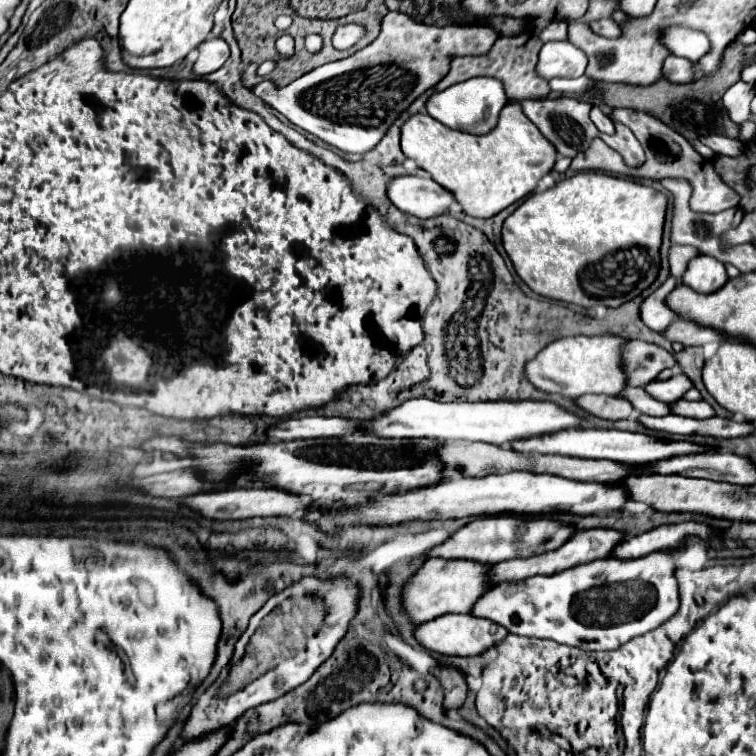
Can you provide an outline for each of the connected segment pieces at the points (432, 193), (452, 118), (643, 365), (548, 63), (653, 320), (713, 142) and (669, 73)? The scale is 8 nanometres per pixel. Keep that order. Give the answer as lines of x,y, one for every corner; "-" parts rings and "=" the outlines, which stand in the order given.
420,176
392,178
388,184
388,198
402,212
424,220
446,212
454,202
452,192
442,188
438,182
=
482,76
482,78
470,78
464,82
452,84
442,92
434,92
426,100
426,112
448,128
470,132
470,134
486,134
496,126
498,114
506,104
508,104
508,98
504,94
504,86
500,84
500,80
=
632,340
624,348
624,358
626,358
628,384
636,386
650,384
664,368
678,366
676,358
670,352
666,352
658,344
648,344
644,340
=
546,42
538,54
536,74
540,78
578,78
586,70
586,56
570,42
=
670,276
654,294
650,294
642,306
640,306
640,316
644,320
644,324
656,332
664,332
664,328
668,328
668,324
672,324
678,316
664,304
664,296
668,296
668,292
672,292
672,288
680,284
678,278
=
700,136
698,140
702,144
706,144
708,148
712,148
716,154
740,156
740,152
742,152
742,142
732,140
732,138
726,138
726,136
720,136
720,138
704,138
704,136
=
668,56
664,62
664,78
676,84
690,84
696,80
696,72
690,60
684,60
682,56

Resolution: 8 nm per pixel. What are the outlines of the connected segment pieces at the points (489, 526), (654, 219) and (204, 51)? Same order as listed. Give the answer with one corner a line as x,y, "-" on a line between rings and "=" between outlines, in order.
484,516
476,518
458,532
454,532
446,542
436,546
430,556
442,556
442,558
464,558
474,562
488,562
498,564
504,560
514,558
530,558
536,554
544,554
550,550
560,548
570,536
576,532
572,524
554,520
554,518
518,518
518,516
=
578,172
572,178
560,180
554,188
548,188
540,194
530,196
528,200
524,200
514,214
510,214
502,226
502,242
504,242
504,250
510,256
518,276
540,296
546,296
550,300
560,300
560,302
568,302
568,304
576,304
576,306
596,306
596,304
604,304
608,308
616,308
620,304
626,304
628,300
636,298
638,294
642,294
648,286
652,286
652,282
658,278
660,272
660,246
662,246
662,232
664,232
664,220
666,220
666,208
668,208
668,198
664,194
660,194
658,190
626,180
626,178
618,178
612,174
604,174
604,172
=
208,38
198,46
198,60
194,64
194,72
196,76
208,76
212,72
216,72
226,58
230,56
230,48
222,38

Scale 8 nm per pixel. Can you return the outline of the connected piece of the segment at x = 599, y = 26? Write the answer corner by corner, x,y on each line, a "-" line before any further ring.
596,20
596,22
590,24
590,28
596,34
606,36
606,38
618,38
618,36
622,36
622,28
614,20

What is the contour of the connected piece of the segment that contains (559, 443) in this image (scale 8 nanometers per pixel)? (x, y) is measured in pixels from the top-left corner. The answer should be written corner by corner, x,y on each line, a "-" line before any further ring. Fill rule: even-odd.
562,430
556,434
546,434
546,436
536,436
536,438
526,438
526,440
516,440
512,442
512,450
516,452
540,452
540,454
566,454
566,456
576,456
576,458
594,458
594,460
618,460
618,462
628,462
628,464
652,464
656,460
666,460
668,456
680,456
688,452
708,452
712,450
710,446
696,444
696,442
684,442
684,440
662,440
650,434
640,434
640,432
624,432
624,430

